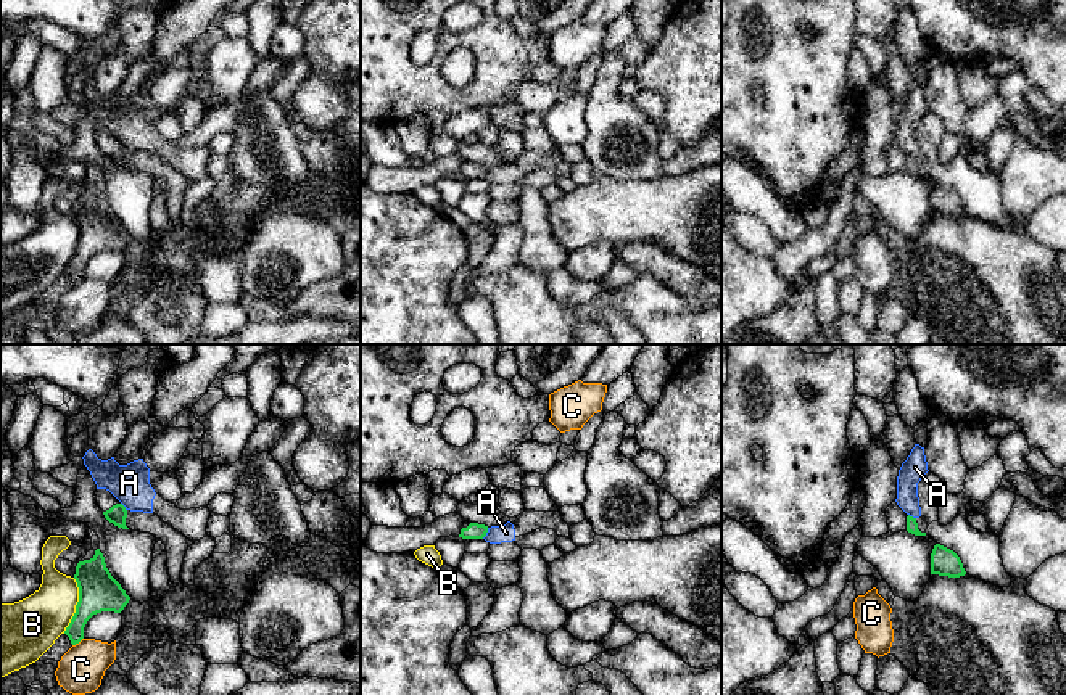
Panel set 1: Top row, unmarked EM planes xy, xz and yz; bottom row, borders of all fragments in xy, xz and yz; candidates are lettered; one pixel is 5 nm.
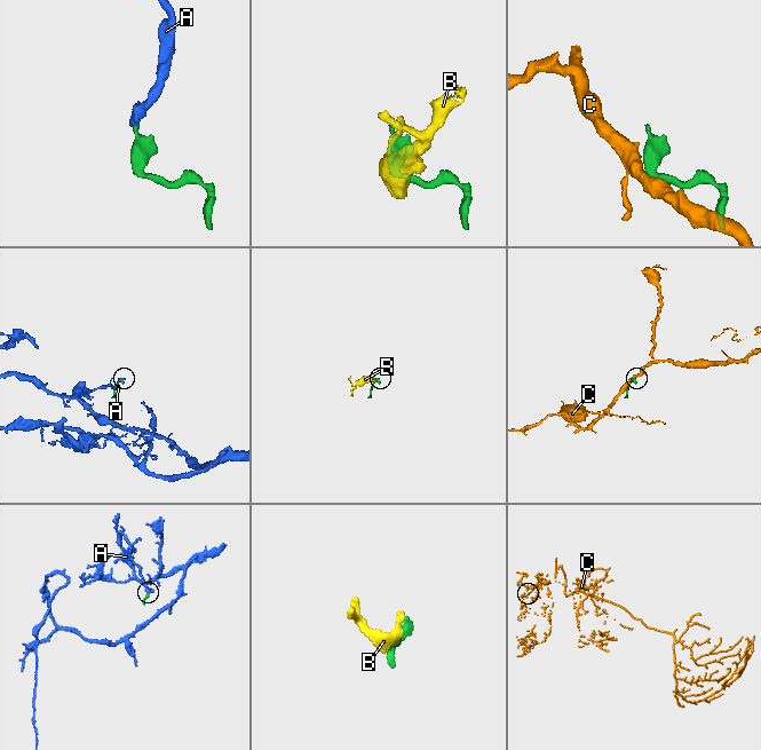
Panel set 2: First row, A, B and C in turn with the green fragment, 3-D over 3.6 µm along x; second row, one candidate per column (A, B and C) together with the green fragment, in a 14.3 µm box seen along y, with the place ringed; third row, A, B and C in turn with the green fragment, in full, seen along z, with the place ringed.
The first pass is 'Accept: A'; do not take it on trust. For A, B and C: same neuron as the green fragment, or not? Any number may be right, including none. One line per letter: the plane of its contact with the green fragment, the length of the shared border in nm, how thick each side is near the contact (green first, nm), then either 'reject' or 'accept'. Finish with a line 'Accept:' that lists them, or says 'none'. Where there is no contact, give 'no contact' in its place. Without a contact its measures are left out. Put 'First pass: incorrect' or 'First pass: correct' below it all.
A: contact in xz; length 70 nm; calibres 80 and 90 nm; reject
B: contact in xy; length 280 nm; calibres 200 and 280 nm; reject
C: contact in xy; length 70 nm; calibres 170 and 220 nm; reject
Accept: none
First pass: incorrect

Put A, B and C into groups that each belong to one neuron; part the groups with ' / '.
A / B / C

